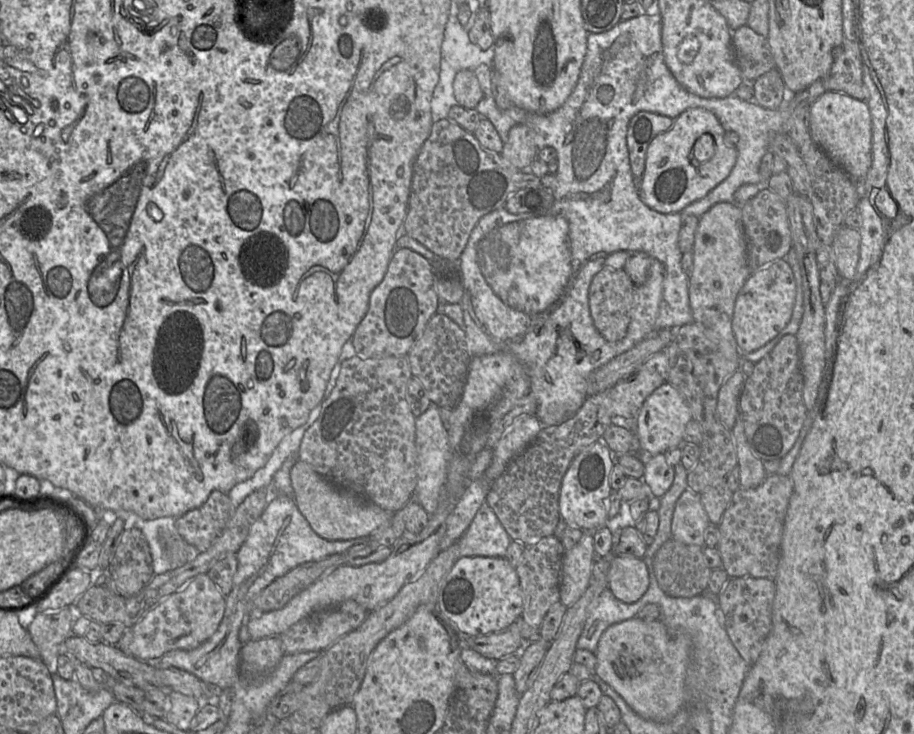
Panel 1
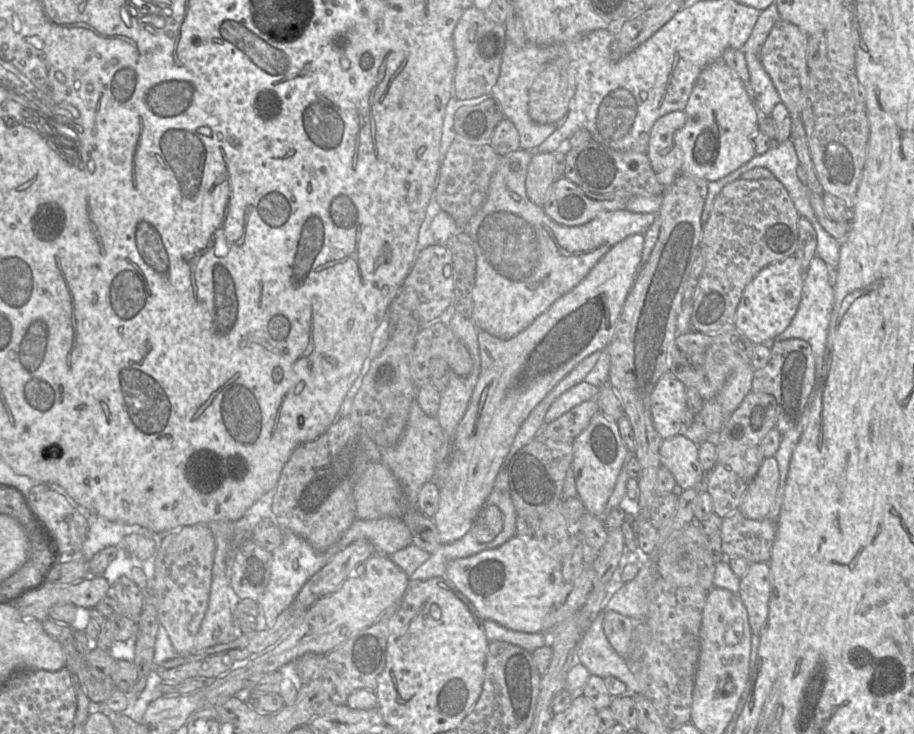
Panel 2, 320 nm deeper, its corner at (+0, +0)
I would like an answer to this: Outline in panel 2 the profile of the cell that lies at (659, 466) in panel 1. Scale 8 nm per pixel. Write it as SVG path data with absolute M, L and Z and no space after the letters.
M676 434L661 442L661 465L670 470L676 484L683 490L697 487L704 482L706 472L701 468L698 448L698 444L683 434Z

